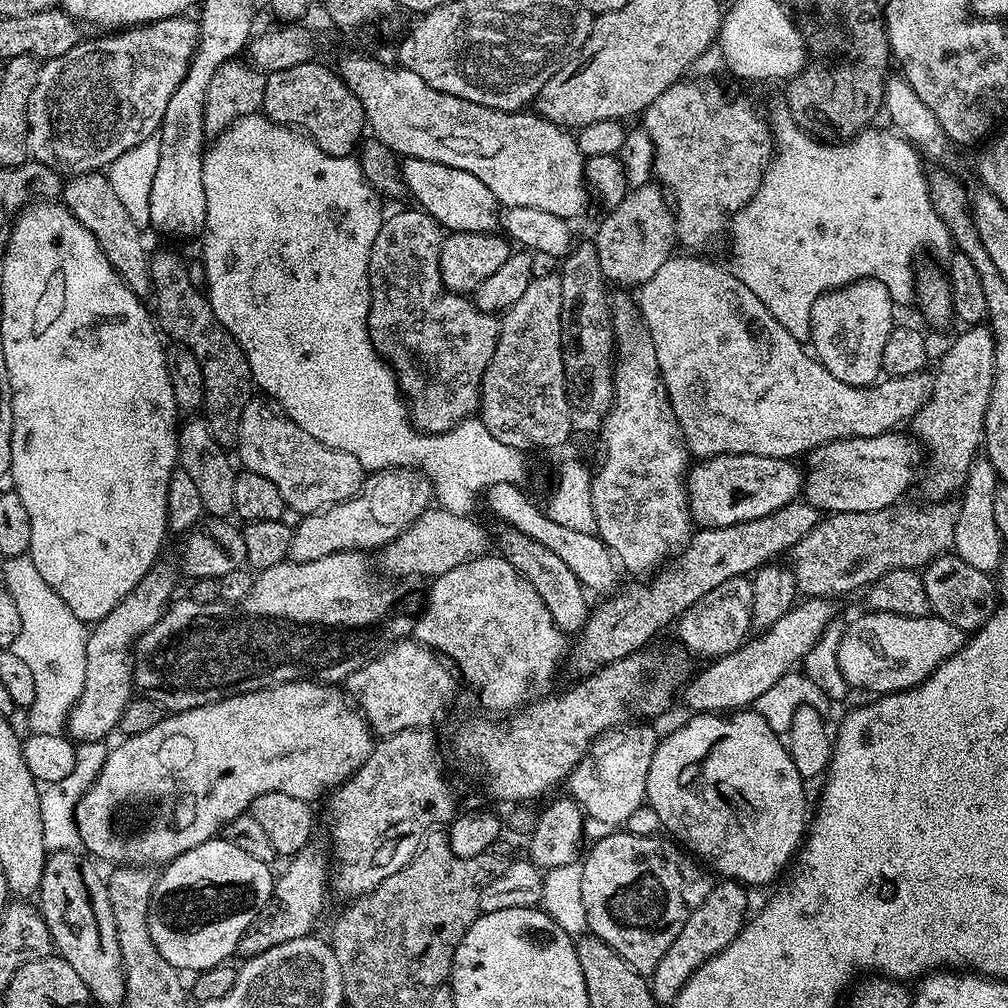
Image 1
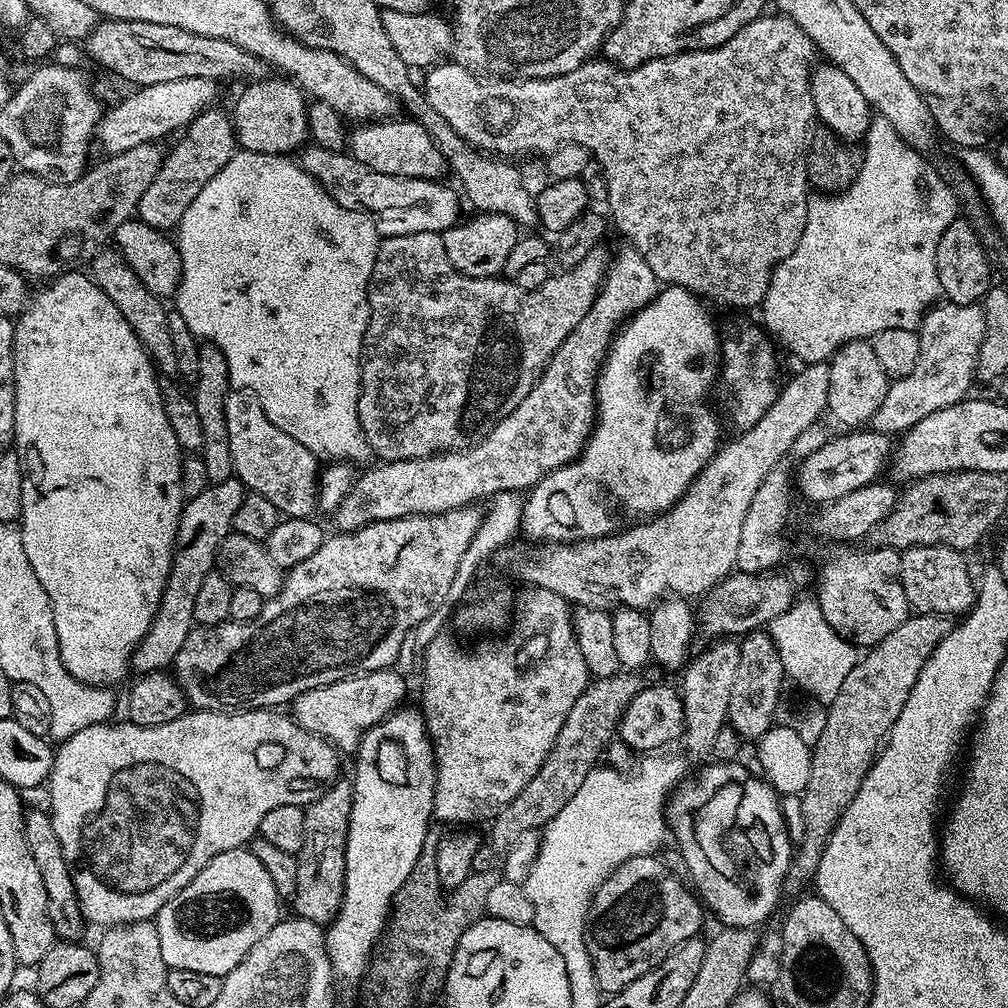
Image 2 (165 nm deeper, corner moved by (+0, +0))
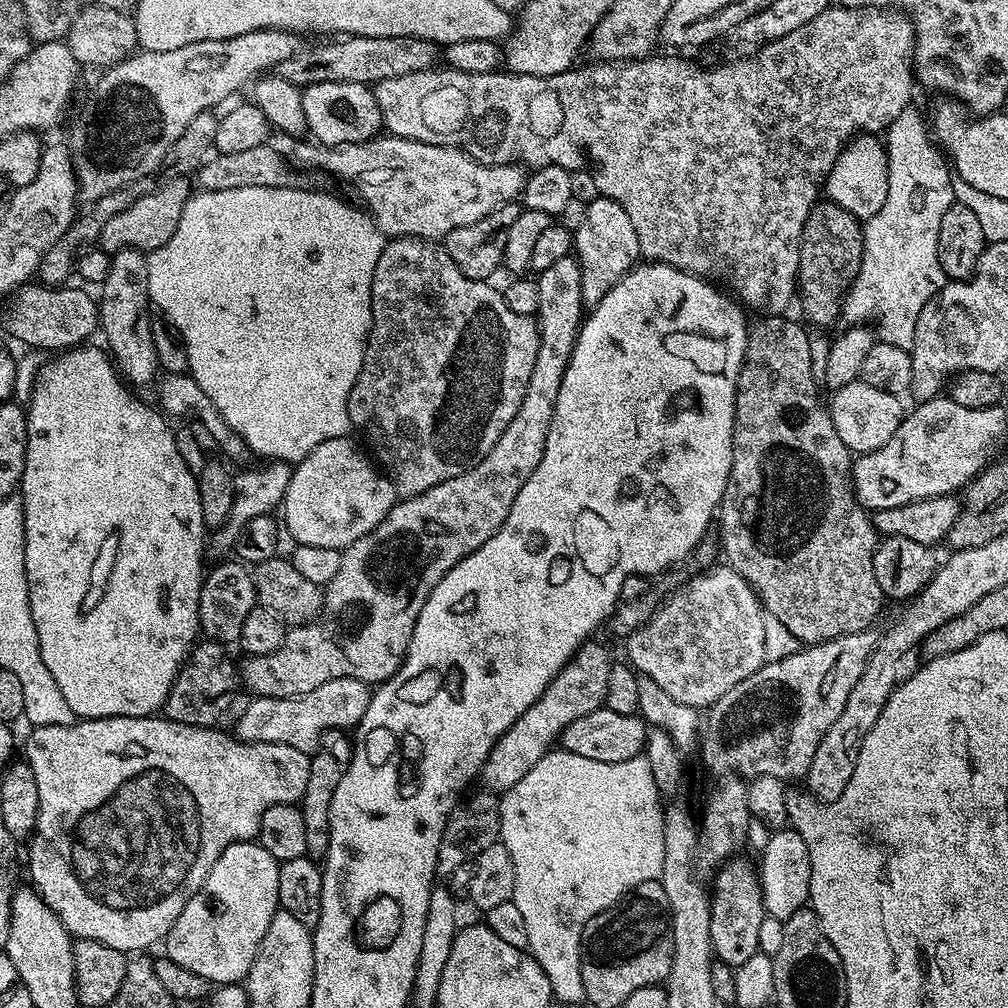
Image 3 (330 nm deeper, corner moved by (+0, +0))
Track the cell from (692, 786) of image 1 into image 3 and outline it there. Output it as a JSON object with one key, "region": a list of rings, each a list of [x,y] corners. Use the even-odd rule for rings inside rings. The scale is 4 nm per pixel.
{"region":[[[740,858],[725,863],[715,873],[716,881],[710,888],[710,938],[712,950],[717,961],[729,964],[735,970],[740,964],[760,952],[758,932],[766,913],[763,906],[763,894],[760,890],[758,872],[755,867],[743,864]]]}

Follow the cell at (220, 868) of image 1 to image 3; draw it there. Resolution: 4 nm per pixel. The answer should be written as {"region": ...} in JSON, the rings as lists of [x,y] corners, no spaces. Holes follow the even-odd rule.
{"region":[[[259,842],[231,844],[214,862],[206,882],[178,914],[178,922],[166,937],[166,955],[178,966],[202,974],[213,985],[240,984],[247,977],[266,930],[280,908],[278,870],[280,864]]]}

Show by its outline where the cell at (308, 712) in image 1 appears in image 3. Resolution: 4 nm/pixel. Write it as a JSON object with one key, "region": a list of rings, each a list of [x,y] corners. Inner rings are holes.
{"region":[[[159,715],[155,716],[139,716],[138,718],[126,718],[125,716],[111,716],[110,718],[102,718],[101,720],[85,720],[73,722],[66,726],[36,726],[31,729],[32,733],[28,736],[28,741],[24,744],[23,755],[28,761],[28,765],[34,770],[34,778],[38,781],[38,822],[30,837],[28,848],[28,876],[31,887],[36,889],[36,893],[46,902],[46,906],[50,906],[50,910],[56,912],[56,916],[62,922],[62,926],[73,937],[82,940],[93,940],[94,942],[102,942],[106,946],[110,946],[114,950],[125,954],[140,954],[151,944],[156,944],[165,939],[169,930],[174,926],[174,922],[178,922],[178,914],[182,914],[182,910],[186,906],[186,902],[190,902],[190,898],[200,889],[206,882],[206,878],[210,874],[210,870],[214,866],[214,862],[218,862],[218,858],[222,854],[222,850],[226,850],[231,844],[237,842],[248,842],[258,834],[258,826],[262,822],[262,814],[266,814],[266,810],[270,810],[270,806],[278,806],[279,804],[296,804],[306,790],[306,778],[310,774],[310,766],[308,765],[309,753],[294,750],[294,746],[282,746],[281,744],[267,744],[266,742],[254,742],[248,744],[245,740],[237,740],[235,735],[219,732],[219,727],[199,728],[198,726],[186,726],[182,722],[174,722],[166,720]]]}

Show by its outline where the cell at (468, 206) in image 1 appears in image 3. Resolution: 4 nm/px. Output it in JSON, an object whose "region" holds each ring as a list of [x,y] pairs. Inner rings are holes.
{"region":[[[318,82],[309,84],[301,91],[302,111],[305,115],[305,126],[311,139],[318,144],[357,144],[363,140],[375,140],[384,128],[384,119],[376,105],[375,91],[367,84],[358,82]]]}

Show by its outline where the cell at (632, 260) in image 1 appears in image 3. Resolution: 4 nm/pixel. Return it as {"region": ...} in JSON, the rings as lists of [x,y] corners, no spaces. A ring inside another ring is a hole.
{"region":[[[416,236],[389,239],[378,258],[378,266],[374,266],[372,329],[369,330],[368,340],[364,344],[362,370],[358,370],[358,378],[348,395],[348,422],[355,431],[357,428],[364,435],[365,442],[372,447],[371,455],[391,480],[397,497],[417,496],[473,468],[490,451],[494,442],[498,442],[502,430],[510,426],[510,418],[514,418],[514,414],[518,414],[518,406],[522,406],[526,382],[530,382],[530,370],[534,370],[534,362],[538,356],[540,333],[533,317],[514,314],[514,310],[506,306],[503,291],[499,287],[491,288],[492,286],[486,280],[466,278],[439,243],[420,240]]]}

